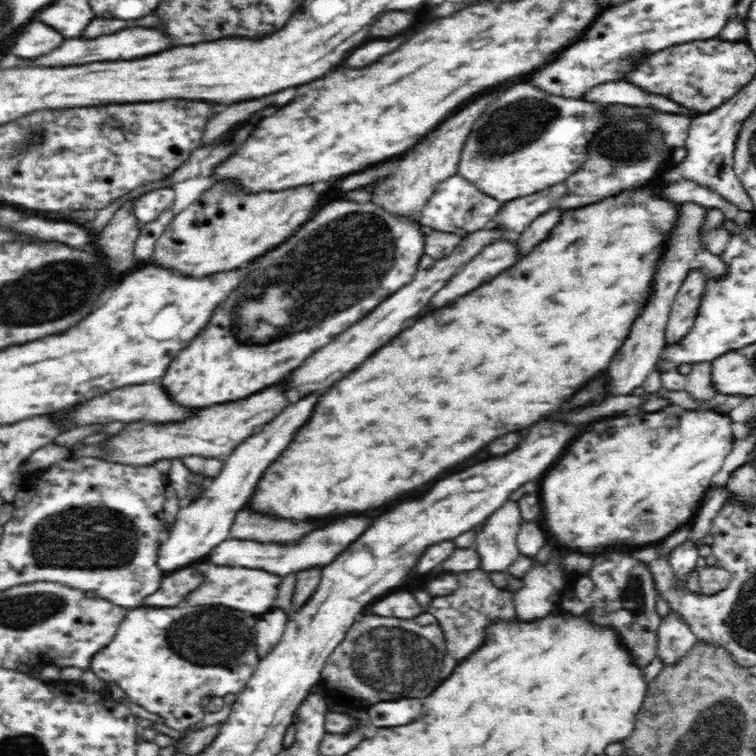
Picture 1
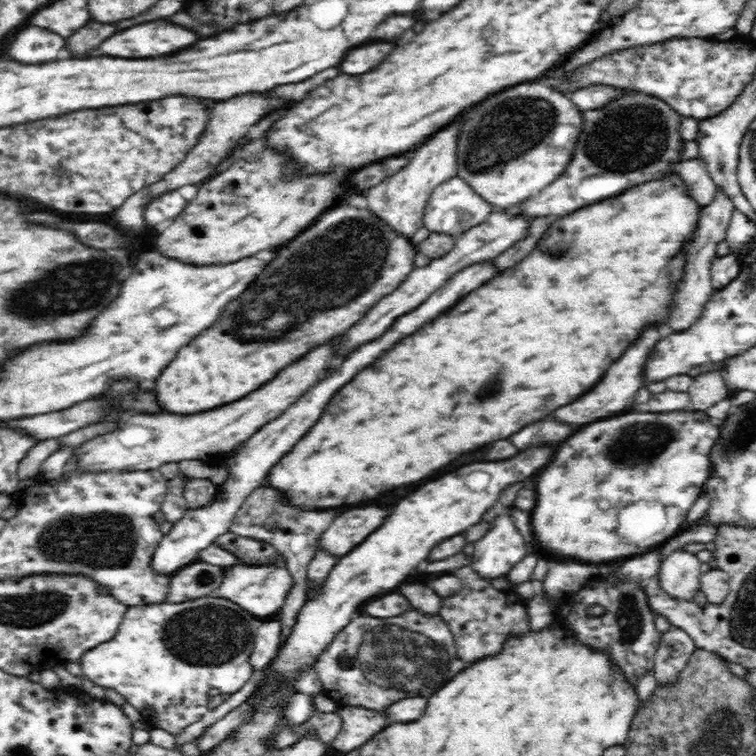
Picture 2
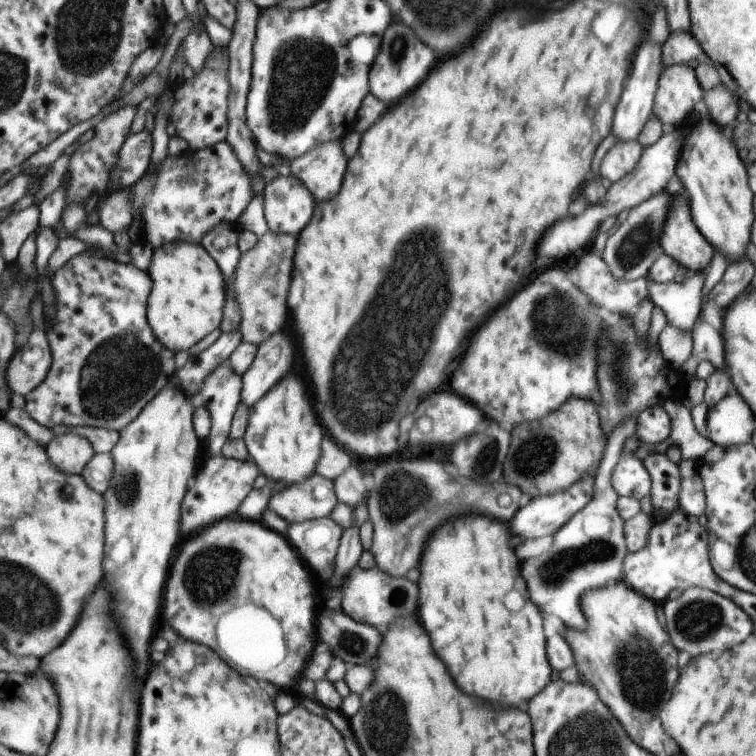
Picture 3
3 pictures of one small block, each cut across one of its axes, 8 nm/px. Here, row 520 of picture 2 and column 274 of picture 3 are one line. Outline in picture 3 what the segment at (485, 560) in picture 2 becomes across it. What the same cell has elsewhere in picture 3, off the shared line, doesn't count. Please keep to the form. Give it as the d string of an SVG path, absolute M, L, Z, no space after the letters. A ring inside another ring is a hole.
M318 473L308 477L304 481L298 481L276 494L270 501L269 508L275 513L280 514L291 523L301 523L312 519L326 518L336 508L339 500L337 499L334 483Z

